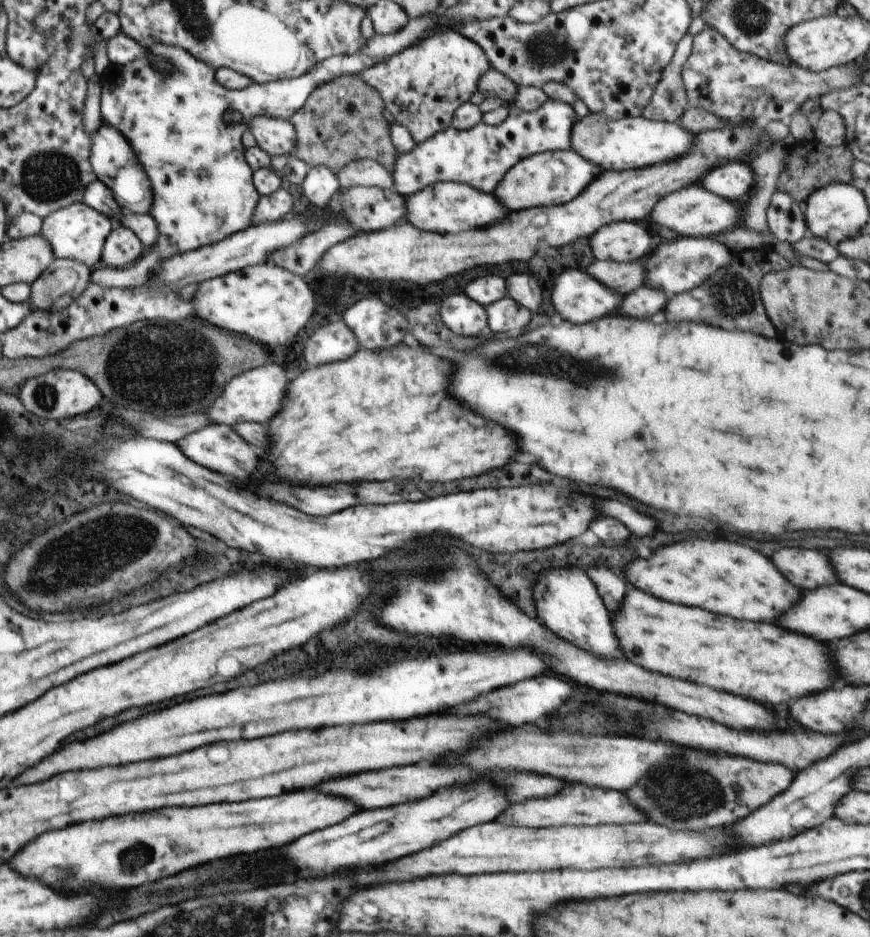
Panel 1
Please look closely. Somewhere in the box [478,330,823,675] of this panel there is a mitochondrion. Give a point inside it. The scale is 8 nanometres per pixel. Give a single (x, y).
(532, 359)

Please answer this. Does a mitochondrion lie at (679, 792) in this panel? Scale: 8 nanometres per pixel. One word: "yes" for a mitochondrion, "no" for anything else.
yes

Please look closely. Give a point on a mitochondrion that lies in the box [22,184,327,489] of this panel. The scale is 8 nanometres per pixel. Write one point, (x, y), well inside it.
(116, 363)

